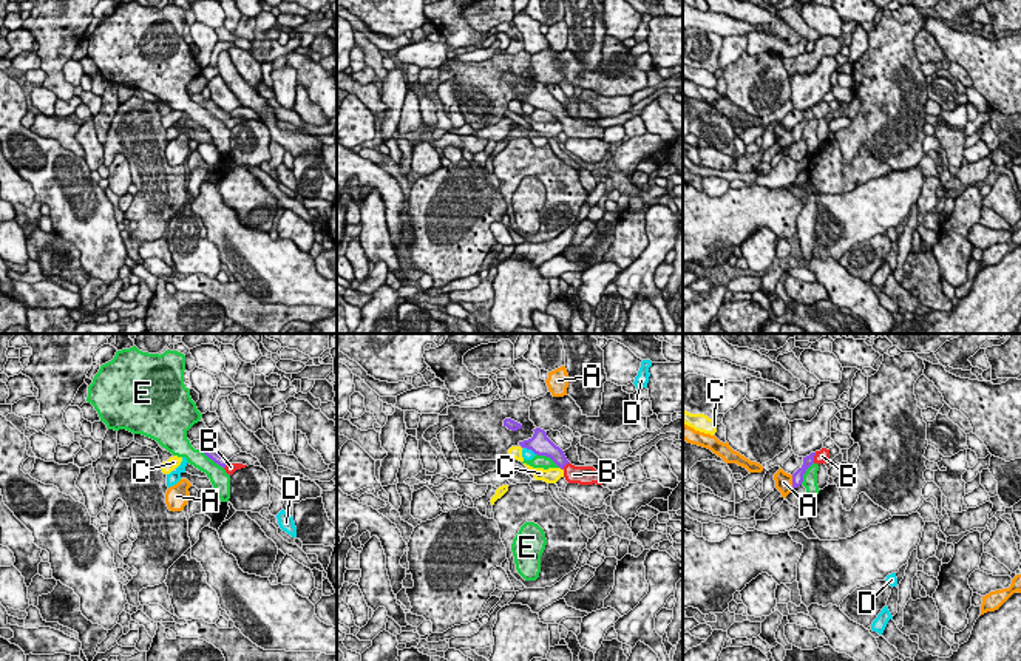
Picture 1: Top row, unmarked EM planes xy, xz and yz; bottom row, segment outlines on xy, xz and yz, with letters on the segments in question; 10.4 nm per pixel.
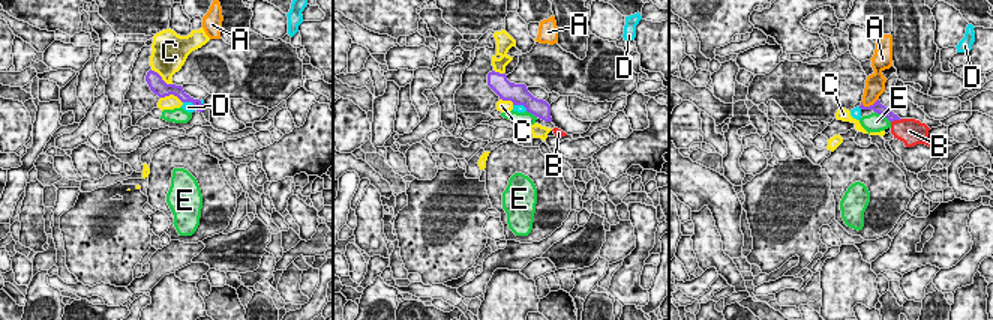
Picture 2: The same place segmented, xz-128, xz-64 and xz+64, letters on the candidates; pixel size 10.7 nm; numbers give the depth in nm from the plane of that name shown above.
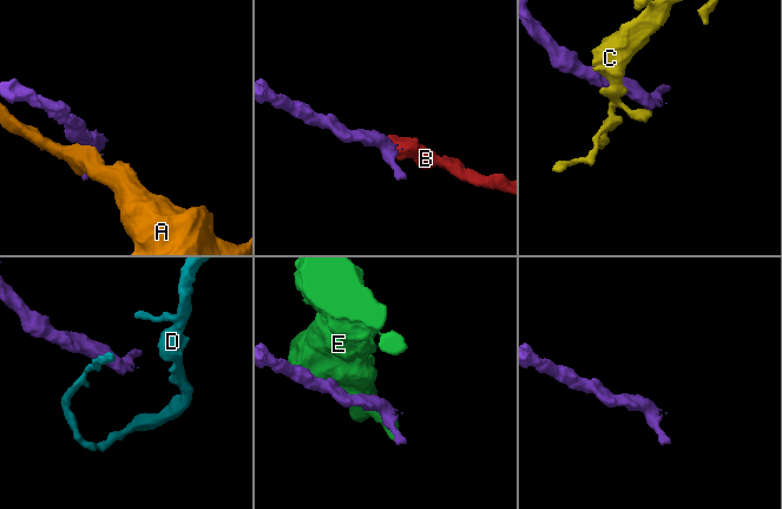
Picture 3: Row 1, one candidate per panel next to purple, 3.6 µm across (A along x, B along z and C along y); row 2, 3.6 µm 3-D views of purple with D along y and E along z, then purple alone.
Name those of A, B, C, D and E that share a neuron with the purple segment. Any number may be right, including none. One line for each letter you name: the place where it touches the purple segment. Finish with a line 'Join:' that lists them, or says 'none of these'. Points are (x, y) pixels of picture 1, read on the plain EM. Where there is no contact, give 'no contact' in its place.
B: yz (813, 111)
Join: B

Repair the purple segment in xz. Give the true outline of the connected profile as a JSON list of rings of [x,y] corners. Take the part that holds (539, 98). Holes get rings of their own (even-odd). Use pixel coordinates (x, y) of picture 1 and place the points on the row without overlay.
[[[536,82],[533,85],[534,88],[531,93],[519,96],[522,102],[531,103],[538,110],[550,111],[564,125],[564,131],[568,137],[602,139],[602,127],[596,125],[593,120],[572,119],[564,105],[547,91],[544,83]]]

